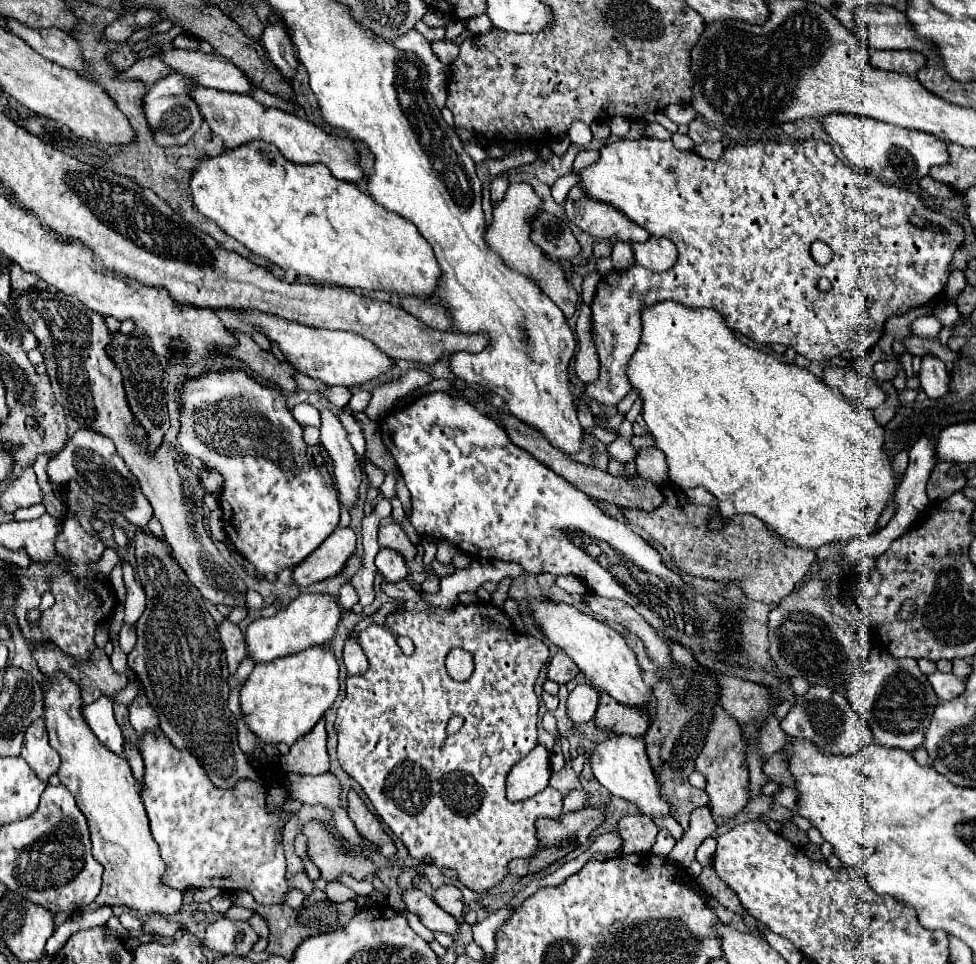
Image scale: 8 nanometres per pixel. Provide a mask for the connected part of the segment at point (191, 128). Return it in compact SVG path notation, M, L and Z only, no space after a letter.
M169 75L161 81L157 81L145 95L143 95L143 111L149 129L153 131L153 141L159 147L171 147L171 145L185 145L193 133L203 125L203 119L199 119L199 111L191 99L187 99L187 87L189 81L179 75Z

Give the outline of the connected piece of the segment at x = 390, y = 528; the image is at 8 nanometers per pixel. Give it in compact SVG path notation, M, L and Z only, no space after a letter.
M387 523L387 525L379 527L379 545L401 553L407 561L411 561L417 553L415 545L409 541L409 537L405 535L405 531L401 529L399 523Z

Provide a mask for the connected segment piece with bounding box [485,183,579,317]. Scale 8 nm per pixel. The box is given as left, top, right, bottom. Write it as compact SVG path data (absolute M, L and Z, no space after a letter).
M511 183L507 193L505 193L505 201L501 201L495 209L493 209L493 225L487 229L485 239L489 243L489 247L499 253L503 257L503 261L511 267L517 269L519 273L525 273L529 277L533 277L537 281L537 285L541 287L541 291L545 291L545 295L549 299L553 299L557 303L557 307L565 313L565 317L571 317L575 313L577 307L577 299L579 295L573 291L573 287L569 285L559 261L551 261L547 259L539 247L535 247L529 241L529 219L535 215L535 211L539 209L541 199L535 195L535 191L527 185L527 183Z

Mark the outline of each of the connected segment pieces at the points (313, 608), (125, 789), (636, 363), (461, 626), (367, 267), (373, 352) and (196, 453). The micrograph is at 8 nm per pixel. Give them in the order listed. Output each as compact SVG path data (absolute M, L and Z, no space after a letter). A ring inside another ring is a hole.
M303 593L281 613L277 613L273 617L261 617L247 627L247 633L245 633L247 657L253 663L271 663L279 657L295 655L299 651L305 651L315 645L325 645L337 629L339 615L341 615L339 603L331 595Z
M59 673L51 681L45 681L43 689L45 689L45 727L49 731L51 747L61 757L61 767L59 767L57 775L59 775L61 783L75 797L75 803L81 809L81 813L87 817L91 843L93 843L93 857L103 865L103 887L101 887L101 893L97 895L95 903L109 905L109 907L123 905L123 907L139 911L141 915L147 915L147 917L149 915L171 917L171 915L179 913L183 893L179 889L167 887L163 883L163 875L165 875L167 867L165 867L165 863L159 855L159 847L151 835L149 817L145 813L139 785L131 773L129 761L121 755L115 755L113 751L107 751L107 747L103 747L99 743L99 739L95 739L95 735L91 735L91 729L87 727L87 723L83 723L83 715L79 715L81 697L79 697L79 687L75 683L71 683L65 675Z
M663 301L659 305L643 307L641 343L627 363L627 379L631 387L639 393L641 415L645 419L647 431L655 441L655 447L667 455L669 481L681 489L705 487L717 497L721 513L727 519L737 513L757 515L771 531L775 531L783 539L789 539L795 545L809 549L817 549L831 541L847 541L851 537L867 537L875 533L877 519L897 487L897 477L891 471L889 457L885 457L881 451L883 427L873 419L873 413L869 409L865 409L861 403L843 397L837 389L827 387L819 377L815 377L807 369L799 365L785 365L767 353L743 345L739 339L735 339L733 331L725 325L725 319L715 309L689 309L675 301Z
M459 603L453 605L449 609L443 607L433 607L431 611L397 611L397 613L389 613L387 615L387 627L395 633L395 635L403 635L403 637L411 637L411 641L415 643L415 653L411 657L405 657L403 651L399 651L393 635L389 631L383 631L379 625L371 623L365 631L357 633L357 643L361 645L363 653L369 659L369 669L367 673L359 675L359 677L347 677L347 697L343 699L343 703L337 709L337 721L335 721L335 729L339 735L339 745L337 745L337 757L341 767L363 787L365 795L369 797L369 801L373 803L377 815L391 827L391 831L405 843L405 847L409 849L409 855L415 857L419 863L425 863L425 859L429 857L431 863L437 869L451 869L457 873L457 879L471 891L487 891L495 885L501 883L501 879L507 875L507 863L511 859L519 859L519 857L531 857L537 851L537 837L535 837L535 821L539 817L549 817L555 819L559 817L563 811L563 797L553 787L546 787L541 793L535 795L527 801L512 803L507 801L505 797L505 779L507 773L511 771L511 767L515 767L517 761L521 761L523 757L529 755L529 751L537 745L537 707L539 707L539 699L533 691L533 685L541 673L541 669L545 667L547 659L549 659L549 649L543 641L537 641L535 637L523 637L517 635L509 617L505 613L501 613L499 607L495 607L493 603ZM461 647L465 651L469 651L473 655L475 661L475 671L473 675L459 683L453 681L447 671L445 671L445 657L451 649ZM453 715L463 717L463 727L455 733L449 735L447 733L447 723Z
M251 141L251 143L245 143L245 145L239 145L235 149L227 149L225 153L221 155L215 155L215 157L207 157L207 159L201 159L197 163L197 169L191 177L191 195L193 195L193 205L197 207L197 211L201 215L205 215L207 219L215 221L219 225L219 229L223 229L229 237L241 241L251 253L255 255L261 255L265 257L269 263L273 265L279 265L281 269L293 269L297 275L307 275L311 277L315 283L319 285L335 285L335 287L347 287L355 293L369 293L369 291L395 291L395 293L405 293L405 295L417 295L417 297L429 297L435 287L437 287L437 279L441 275L439 271L439 265L435 263L435 255L433 255L433 249L431 245L419 235L419 231L411 225L411 221L403 219L401 215L393 213L393 211L387 211L383 205L375 203L367 193L359 191L355 183L349 183L349 181L341 181L341 179L335 179L331 175L331 171L325 167L325 165L295 165L291 161L287 161L281 151L271 145L271 143L265 143L265 141Z
M241 311L241 317L259 325L263 333L279 345L287 361L301 373L323 381L325 385L341 387L361 387L365 383L377 381L381 375L391 375L395 361L381 353L371 341L349 331L327 331L313 329L299 323L275 319L273 315L263 315L259 311Z
M223 369L223 371L207 371L201 375L187 375L179 387L177 387L177 399L179 399L179 435L177 435L177 447L185 455L197 457L205 463L209 471L217 471L223 477L223 487L221 487L221 497L219 505L223 511L223 529L227 537L231 539L233 547L241 557L245 557L253 567L255 573L259 575L269 575L269 573L281 573L283 569L293 569L299 563L303 563L339 525L339 499L337 499L337 489L335 483L327 471L327 467L317 467L307 461L307 445L303 441L303 429L301 425L293 419L291 411L285 405L285 397L281 391L263 387L259 385L253 377L249 377L243 369Z

